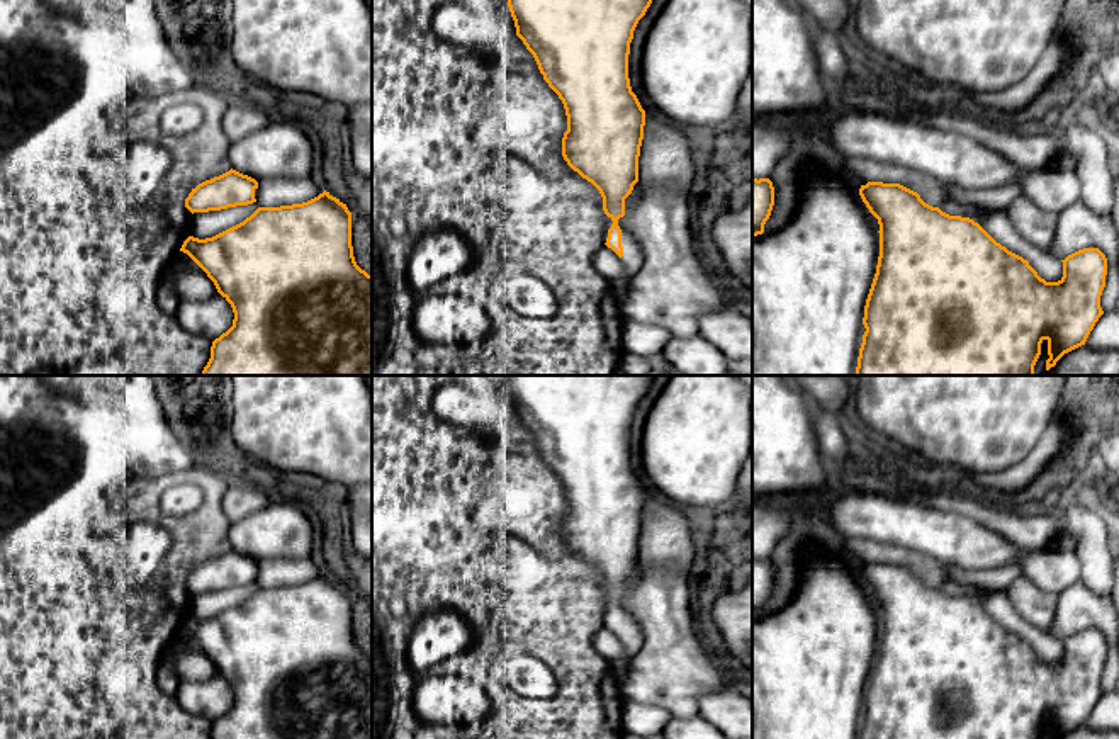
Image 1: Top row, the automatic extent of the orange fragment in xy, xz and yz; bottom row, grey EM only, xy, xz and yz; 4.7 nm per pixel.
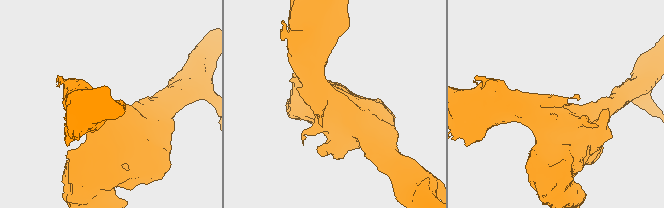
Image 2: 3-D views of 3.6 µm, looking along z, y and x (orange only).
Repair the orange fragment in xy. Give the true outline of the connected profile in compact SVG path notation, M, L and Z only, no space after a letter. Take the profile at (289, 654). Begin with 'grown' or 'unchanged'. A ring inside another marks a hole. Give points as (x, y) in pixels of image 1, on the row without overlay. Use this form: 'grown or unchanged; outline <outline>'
unchanged; outline M323 573L318 578L292 586L258 588L243 603L205 620L188 617L180 632L187 634L214 663L217 673L231 685L233 707L212 722L211 739L372 739L372 656L362 651L353 637L351 593L346 584Z

